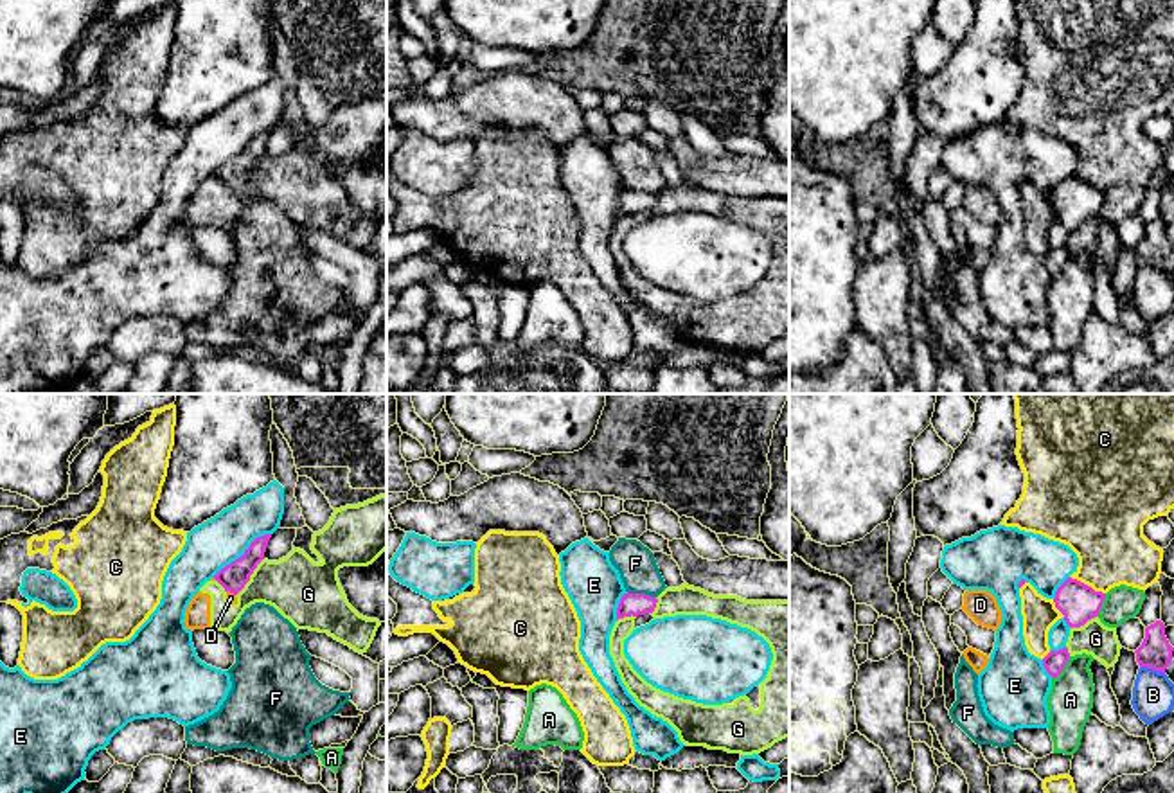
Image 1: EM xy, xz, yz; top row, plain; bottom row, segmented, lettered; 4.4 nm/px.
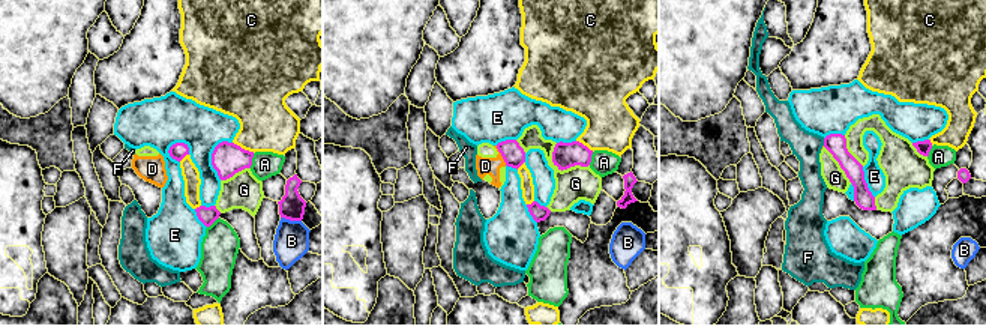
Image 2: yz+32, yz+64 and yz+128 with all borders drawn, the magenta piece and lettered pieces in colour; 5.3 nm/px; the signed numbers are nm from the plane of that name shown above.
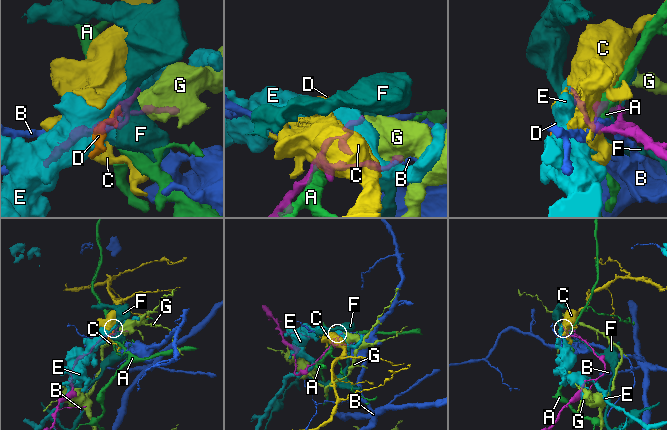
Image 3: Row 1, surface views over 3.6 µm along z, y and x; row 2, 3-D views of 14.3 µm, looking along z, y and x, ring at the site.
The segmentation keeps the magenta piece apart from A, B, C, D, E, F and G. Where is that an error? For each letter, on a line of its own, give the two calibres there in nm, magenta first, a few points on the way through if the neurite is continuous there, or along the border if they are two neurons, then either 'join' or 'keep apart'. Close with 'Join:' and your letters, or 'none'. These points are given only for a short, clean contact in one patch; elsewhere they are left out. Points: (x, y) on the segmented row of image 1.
A: 100/200 nm | keep apart
B: 140/190 nm | keep apart
C: 180/340 nm | keep apart
D: 120/40 nm | along xy (227, 590), (234, 596) | keep apart
E: 120/220 nm | keep apart
F: 100/170 nm | along xz (628, 590), (655, 597) | keep apart
G: 120/280 nm | keep apart
Join: none

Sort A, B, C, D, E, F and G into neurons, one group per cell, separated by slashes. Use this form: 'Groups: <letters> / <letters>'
Groups: A / B / C / D G / E / F

